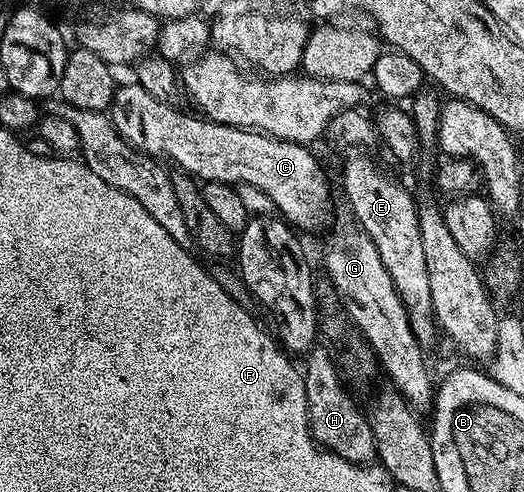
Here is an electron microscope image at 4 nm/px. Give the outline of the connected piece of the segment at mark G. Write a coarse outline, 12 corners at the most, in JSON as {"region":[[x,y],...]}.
{"region":[[376,244],[326,246],[333,293],[387,378],[431,409],[427,356]]}

